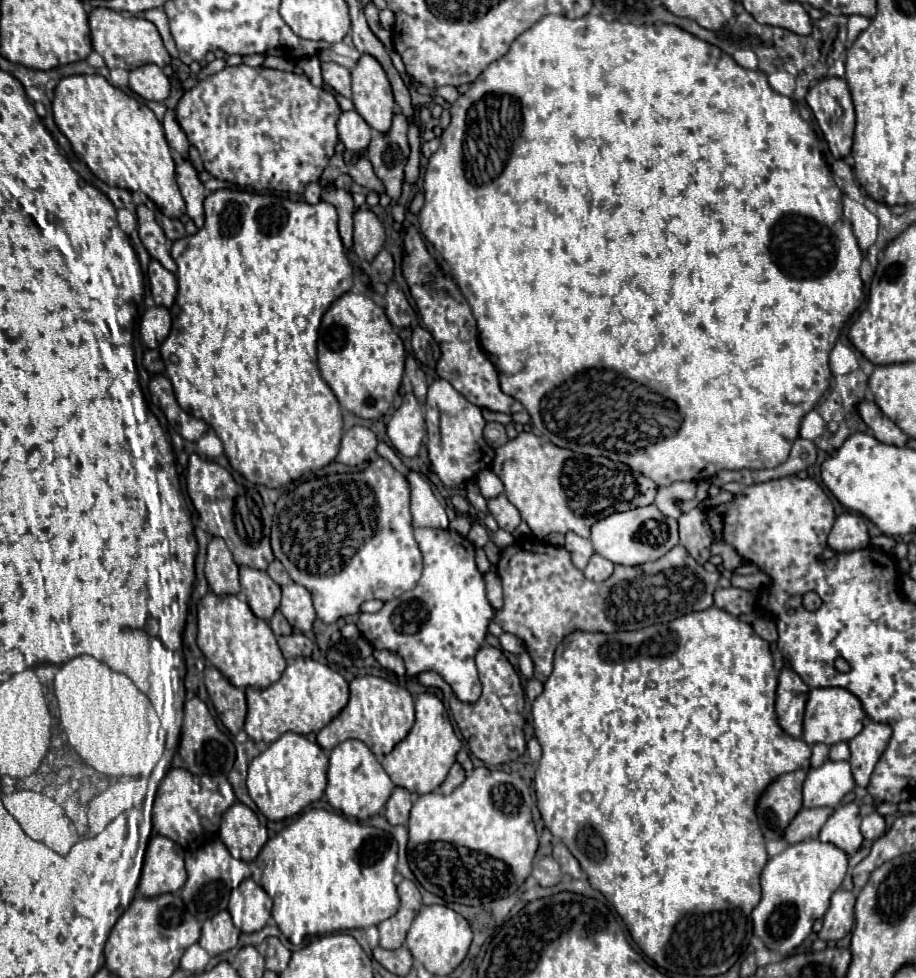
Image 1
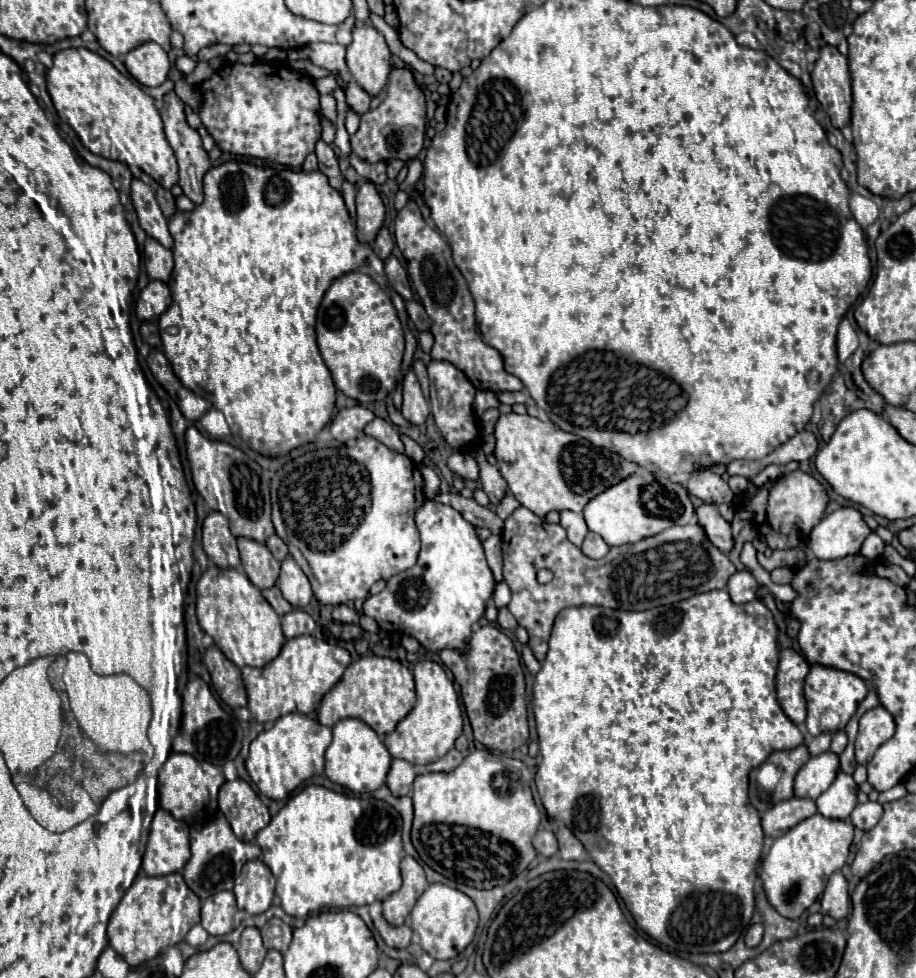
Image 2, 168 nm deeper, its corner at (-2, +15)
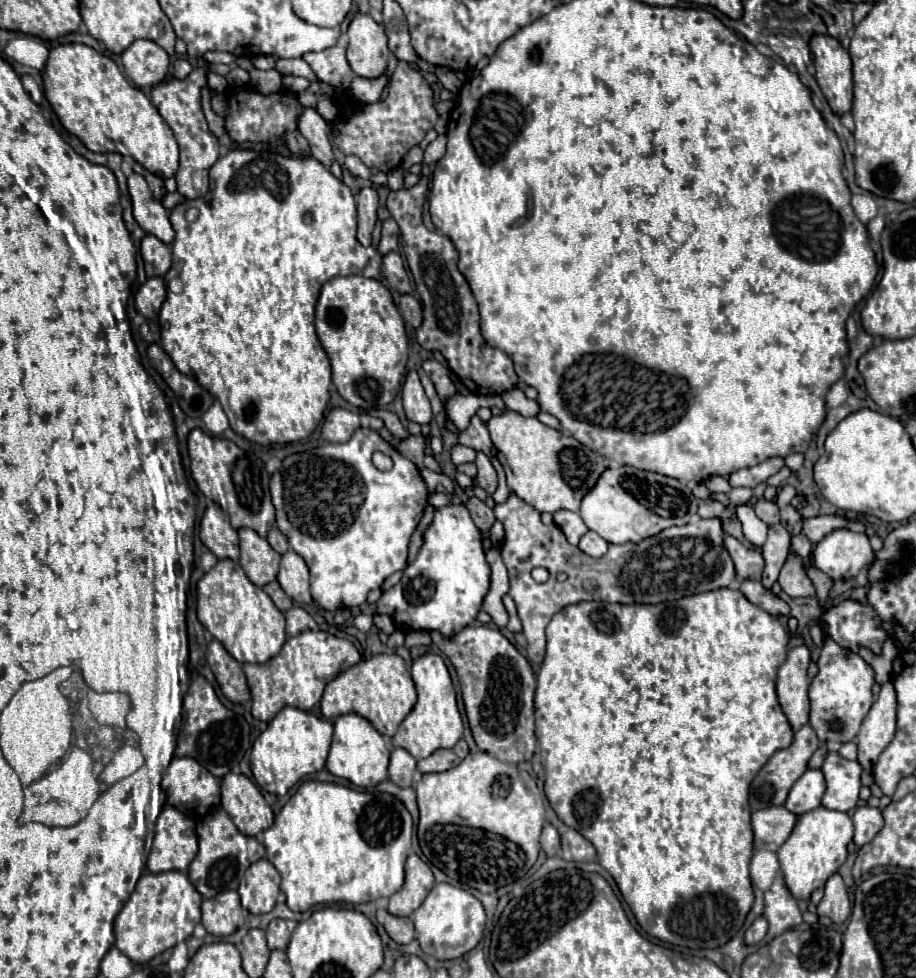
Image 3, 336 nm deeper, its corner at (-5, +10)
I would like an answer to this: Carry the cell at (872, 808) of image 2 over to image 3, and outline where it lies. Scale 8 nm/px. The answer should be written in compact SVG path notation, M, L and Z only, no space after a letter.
M864 805L864 807L856 809L852 823L854 823L854 843L858 847L862 847L862 845L870 843L874 839L874 835L882 829L884 817L882 817L880 809Z

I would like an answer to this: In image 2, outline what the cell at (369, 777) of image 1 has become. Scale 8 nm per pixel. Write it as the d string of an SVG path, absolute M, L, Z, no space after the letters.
M343 718L333 726L333 742L325 750L325 774L331 782L353 790L355 794L369 794L385 784L391 754L379 740L373 728L359 718Z

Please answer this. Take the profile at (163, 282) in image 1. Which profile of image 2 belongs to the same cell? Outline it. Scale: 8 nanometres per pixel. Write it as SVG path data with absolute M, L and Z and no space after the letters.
M155 238L145 240L143 248L143 258L145 258L145 270L151 280L163 280L169 282L171 278L171 268L173 268L173 252L165 246L161 246Z

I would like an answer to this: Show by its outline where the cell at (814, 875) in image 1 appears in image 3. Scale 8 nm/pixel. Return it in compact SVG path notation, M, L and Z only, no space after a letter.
M818 807L814 811L808 811L798 817L798 823L786 843L778 849L778 861L780 869L786 881L786 889L792 893L798 901L808 901L814 889L824 887L830 875L838 871L838 867L846 861L846 847L852 841L852 819L848 813L830 811L826 807Z

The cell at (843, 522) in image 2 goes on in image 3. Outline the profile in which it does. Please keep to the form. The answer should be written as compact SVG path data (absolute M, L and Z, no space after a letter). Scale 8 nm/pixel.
M836 529L814 549L814 565L832 579L850 579L874 561L874 551L866 533Z

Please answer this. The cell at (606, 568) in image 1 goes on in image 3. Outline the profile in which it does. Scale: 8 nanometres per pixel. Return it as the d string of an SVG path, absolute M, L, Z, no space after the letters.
M588 531L588 533L580 539L578 547L580 547L586 555L596 557L596 559L602 557L602 555L608 551L608 543L606 543L598 533L594 533L594 531Z

